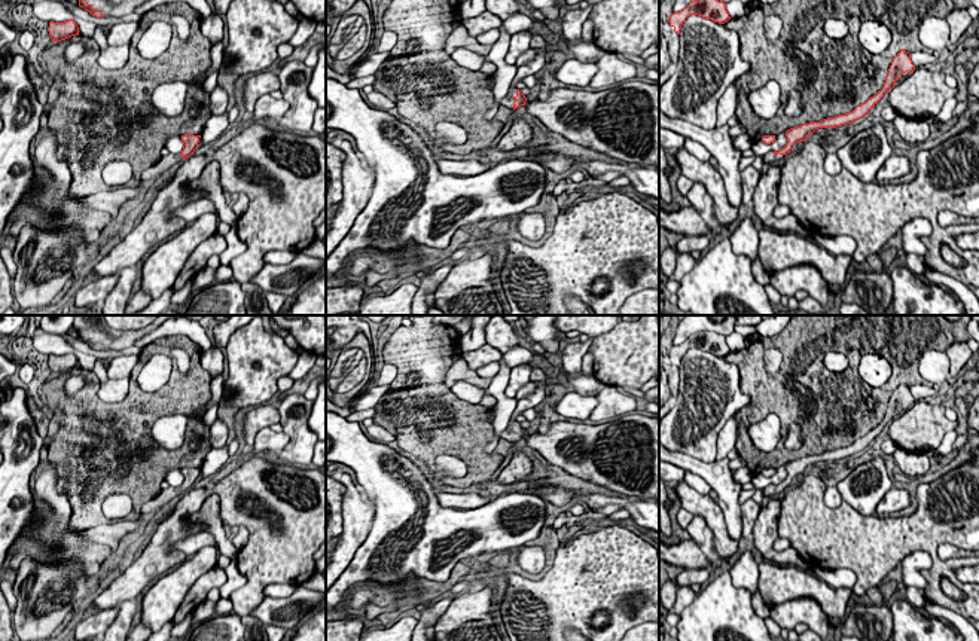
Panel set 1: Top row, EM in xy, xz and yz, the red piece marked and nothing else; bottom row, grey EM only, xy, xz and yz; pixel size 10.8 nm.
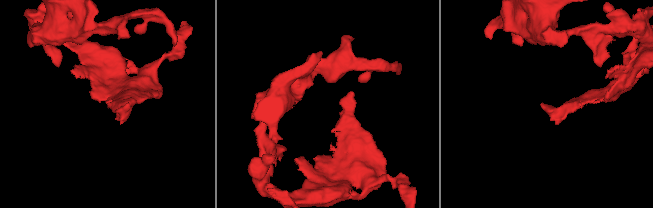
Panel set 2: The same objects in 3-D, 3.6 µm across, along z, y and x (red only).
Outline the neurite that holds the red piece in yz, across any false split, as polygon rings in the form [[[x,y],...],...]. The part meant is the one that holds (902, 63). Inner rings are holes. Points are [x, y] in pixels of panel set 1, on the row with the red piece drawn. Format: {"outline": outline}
{"outline": [[[900,49],[900,52],[891,61],[891,65],[888,68],[888,73],[881,91],[878,91],[866,103],[857,106],[850,113],[839,115],[835,117],[827,117],[820,122],[803,123],[800,126],[787,129],[786,146],[778,152],[768,152],[766,155],[763,155],[763,164],[772,165],[775,161],[783,159],[787,153],[790,153],[790,149],[793,144],[799,141],[805,141],[818,128],[830,128],[830,126],[836,128],[866,116],[869,110],[878,104],[878,101],[884,97],[884,94],[894,88],[896,80],[900,79],[903,73],[908,71],[911,74],[914,70],[915,70],[915,65],[912,64],[911,54],[906,52],[905,49]]]}

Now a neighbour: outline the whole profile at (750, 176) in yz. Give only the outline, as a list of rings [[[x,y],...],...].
[[[750,165],[744,171],[739,171],[739,174],[742,186],[742,204],[748,205],[753,201],[760,173],[753,165]]]

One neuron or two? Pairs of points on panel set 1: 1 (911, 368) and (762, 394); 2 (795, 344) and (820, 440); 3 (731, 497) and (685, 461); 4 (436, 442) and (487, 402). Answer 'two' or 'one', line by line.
1: one
2: one
3: one
4: two

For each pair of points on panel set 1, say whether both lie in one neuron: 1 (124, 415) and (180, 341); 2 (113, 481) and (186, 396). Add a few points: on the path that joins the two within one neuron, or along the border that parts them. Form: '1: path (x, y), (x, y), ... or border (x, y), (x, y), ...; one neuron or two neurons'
1: path (151, 406), (168, 400), (195, 374), (195, 365); one neuron
2: path (113, 455), (127, 442), (127, 436), (161, 403); one neuron

